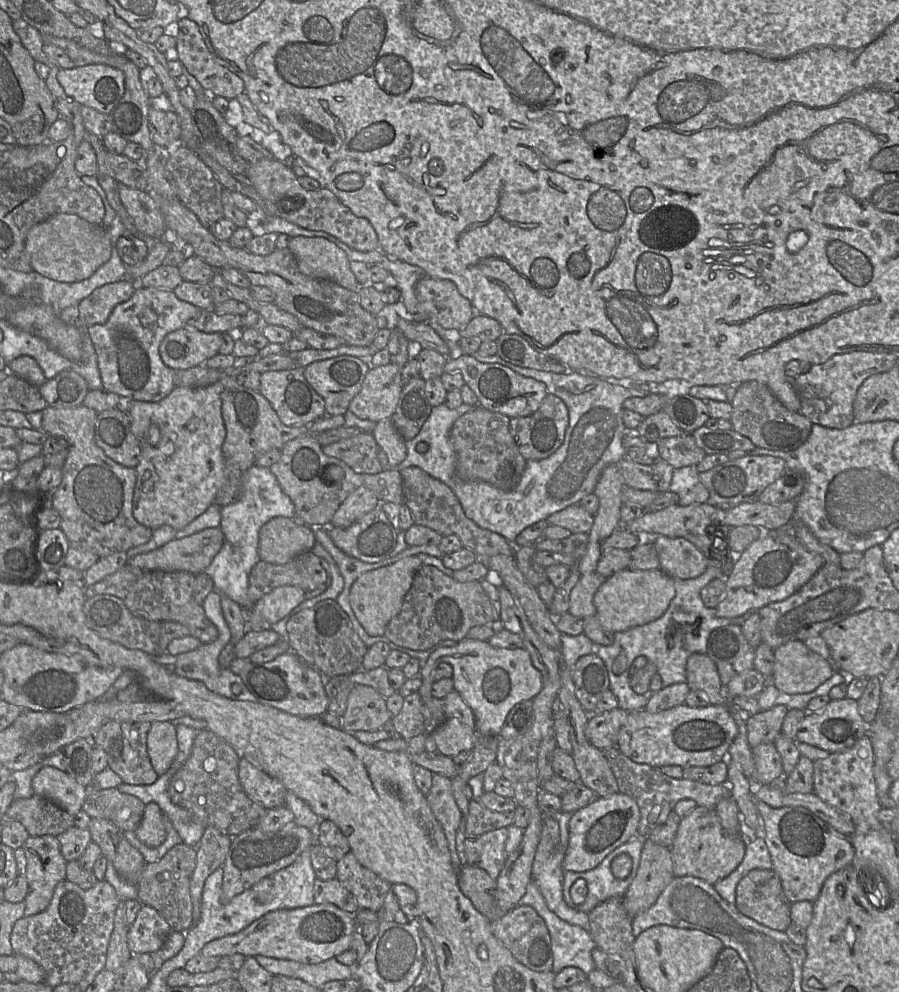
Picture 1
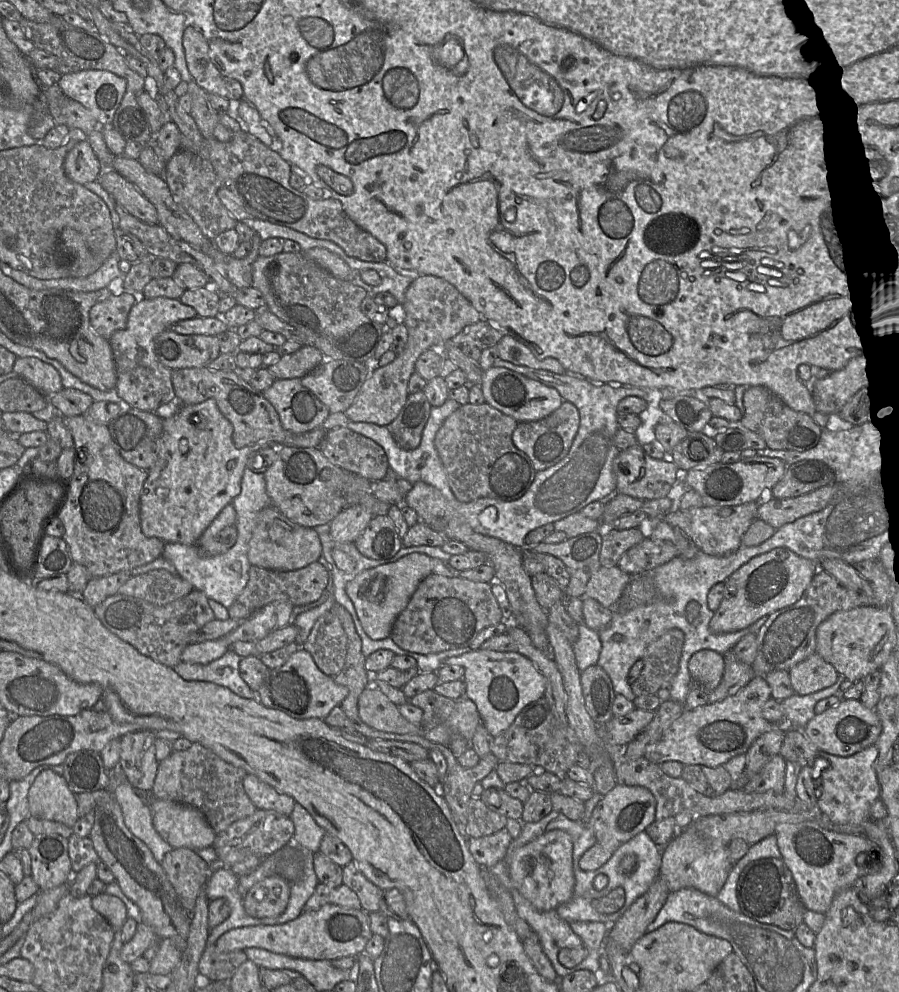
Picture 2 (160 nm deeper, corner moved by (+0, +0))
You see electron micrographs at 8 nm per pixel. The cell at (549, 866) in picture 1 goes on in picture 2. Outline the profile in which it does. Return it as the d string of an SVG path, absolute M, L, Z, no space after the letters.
M574 921L569 925L574 933L581 938L588 953L586 962L580 966L575 966L573 970L585 969L596 973L600 969L599 958L604 954L605 939L608 936L610 926L600 921Z

